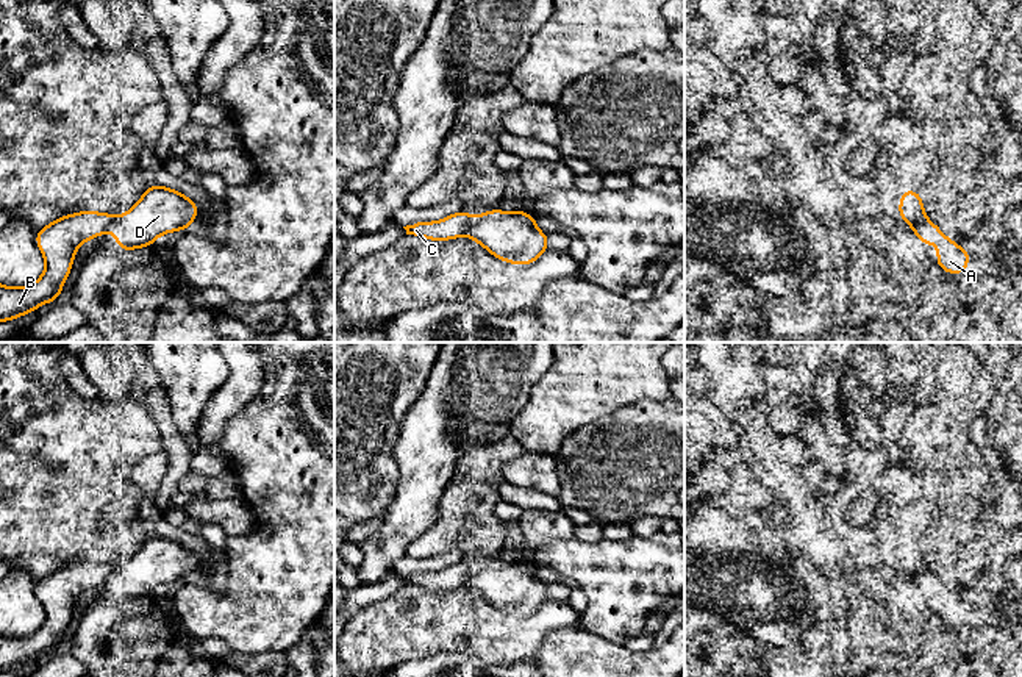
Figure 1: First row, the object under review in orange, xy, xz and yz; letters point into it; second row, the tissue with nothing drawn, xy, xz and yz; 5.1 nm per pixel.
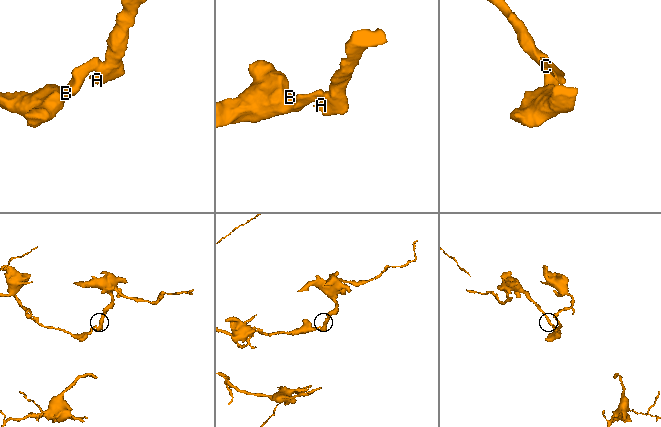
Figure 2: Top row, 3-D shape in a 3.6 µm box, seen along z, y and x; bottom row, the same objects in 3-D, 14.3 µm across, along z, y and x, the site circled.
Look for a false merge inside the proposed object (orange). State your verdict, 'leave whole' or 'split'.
split

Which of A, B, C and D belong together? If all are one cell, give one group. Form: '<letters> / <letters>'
A D / B C

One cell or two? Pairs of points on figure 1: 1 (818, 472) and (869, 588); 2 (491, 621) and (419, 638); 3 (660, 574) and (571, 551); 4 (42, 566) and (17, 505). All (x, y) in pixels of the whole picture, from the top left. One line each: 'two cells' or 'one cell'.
1: two cells
2: one cell
3: one cell
4: two cells

